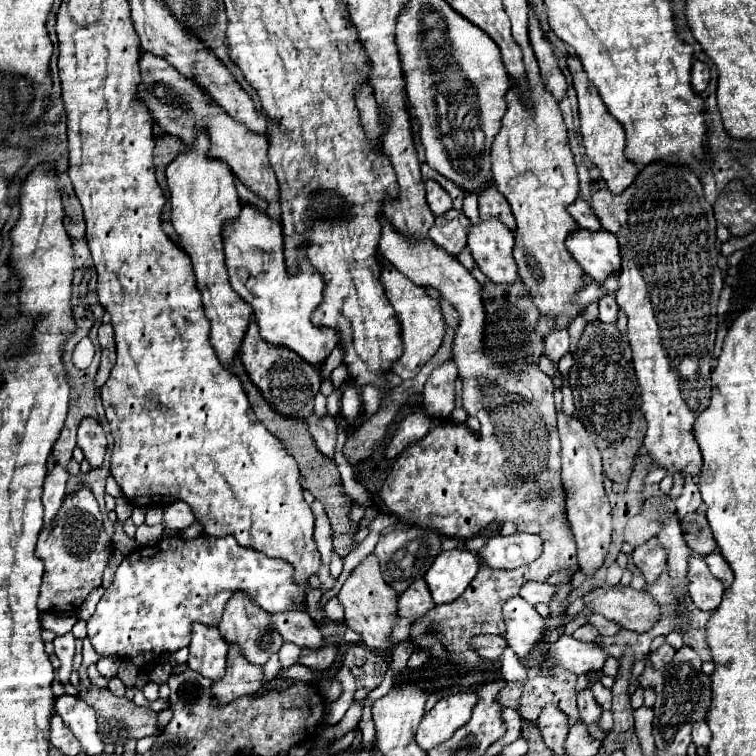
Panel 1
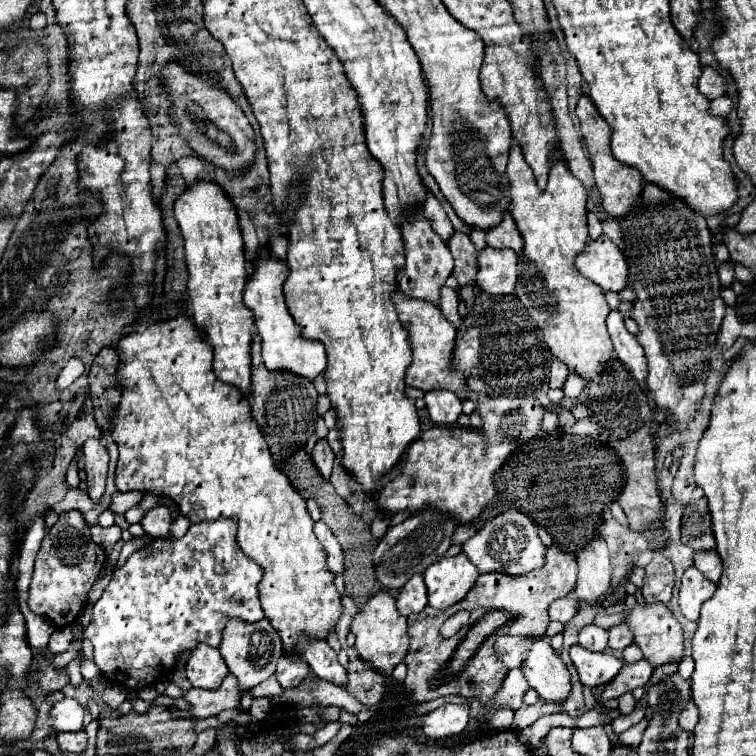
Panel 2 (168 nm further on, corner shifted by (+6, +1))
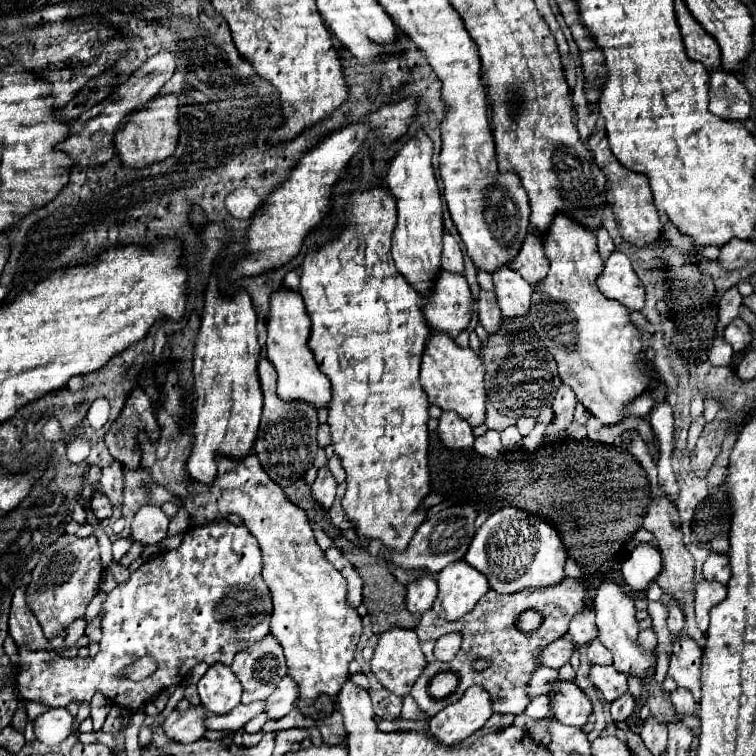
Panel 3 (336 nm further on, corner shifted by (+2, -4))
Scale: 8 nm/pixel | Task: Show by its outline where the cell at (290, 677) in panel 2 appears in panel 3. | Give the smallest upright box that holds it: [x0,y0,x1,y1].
[265,677,297,721]

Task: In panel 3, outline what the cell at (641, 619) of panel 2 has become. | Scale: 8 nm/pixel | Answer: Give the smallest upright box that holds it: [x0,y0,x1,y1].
[667,633,703,701]

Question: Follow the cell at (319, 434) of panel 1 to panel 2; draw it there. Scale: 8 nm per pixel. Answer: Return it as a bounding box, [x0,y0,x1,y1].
[311,438,335,478]

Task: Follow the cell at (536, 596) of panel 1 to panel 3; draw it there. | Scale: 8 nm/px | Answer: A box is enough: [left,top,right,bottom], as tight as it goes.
[569,607,597,643]

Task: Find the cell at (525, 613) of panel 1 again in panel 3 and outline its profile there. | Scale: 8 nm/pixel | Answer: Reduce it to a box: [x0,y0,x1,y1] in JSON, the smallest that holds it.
[551,681,591,729]

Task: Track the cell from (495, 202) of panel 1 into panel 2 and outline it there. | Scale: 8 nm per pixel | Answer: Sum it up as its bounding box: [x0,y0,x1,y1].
[485,212,523,254]

